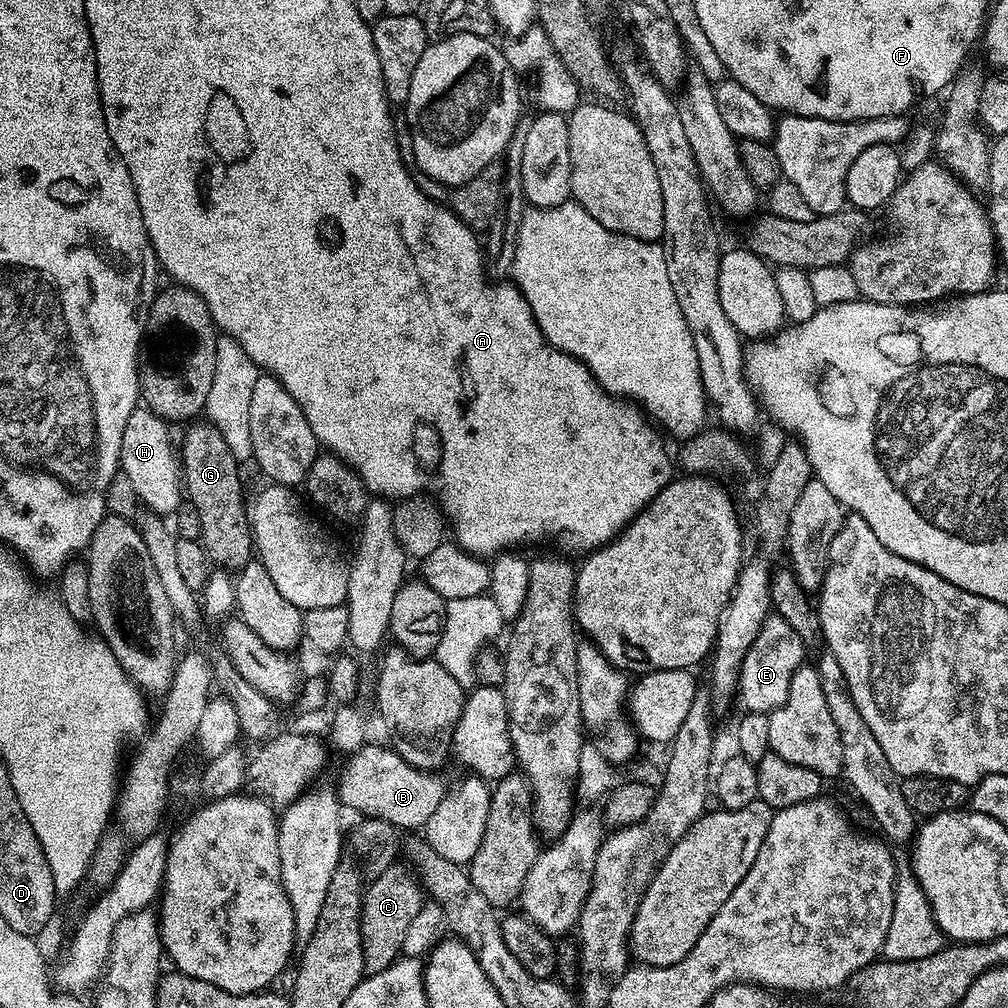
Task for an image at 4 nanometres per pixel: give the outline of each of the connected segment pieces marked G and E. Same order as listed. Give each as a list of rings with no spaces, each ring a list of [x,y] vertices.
[[[192,422],[184,432],[184,445],[179,445],[178,459],[182,465],[182,488],[186,500],[196,511],[200,523],[198,539],[209,561],[224,570],[239,570],[253,559],[254,541],[246,500],[240,494],[238,462],[230,454],[225,439],[213,424]]]
[[[770,614],[765,618],[758,638],[754,638],[754,646],[750,646],[740,667],[738,704],[744,712],[767,714],[778,710],[778,706],[786,702],[786,694],[790,694],[790,680],[805,663],[806,645],[797,629],[793,621],[784,619],[780,614]]]

